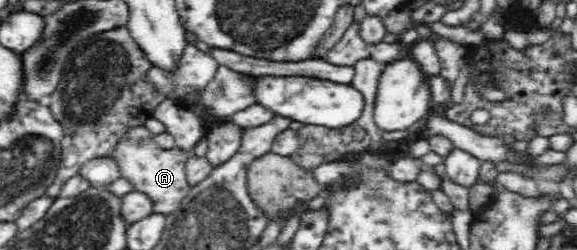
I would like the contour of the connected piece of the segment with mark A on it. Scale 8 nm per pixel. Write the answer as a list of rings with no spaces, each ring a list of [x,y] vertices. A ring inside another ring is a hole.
[[[138,126],[121,137],[110,156],[118,164],[120,177],[127,179],[133,190],[145,193],[152,200],[154,212],[169,215],[180,209],[179,205],[191,188],[185,168],[188,155],[183,149],[177,146],[172,149],[158,147],[154,134],[146,126]]]

